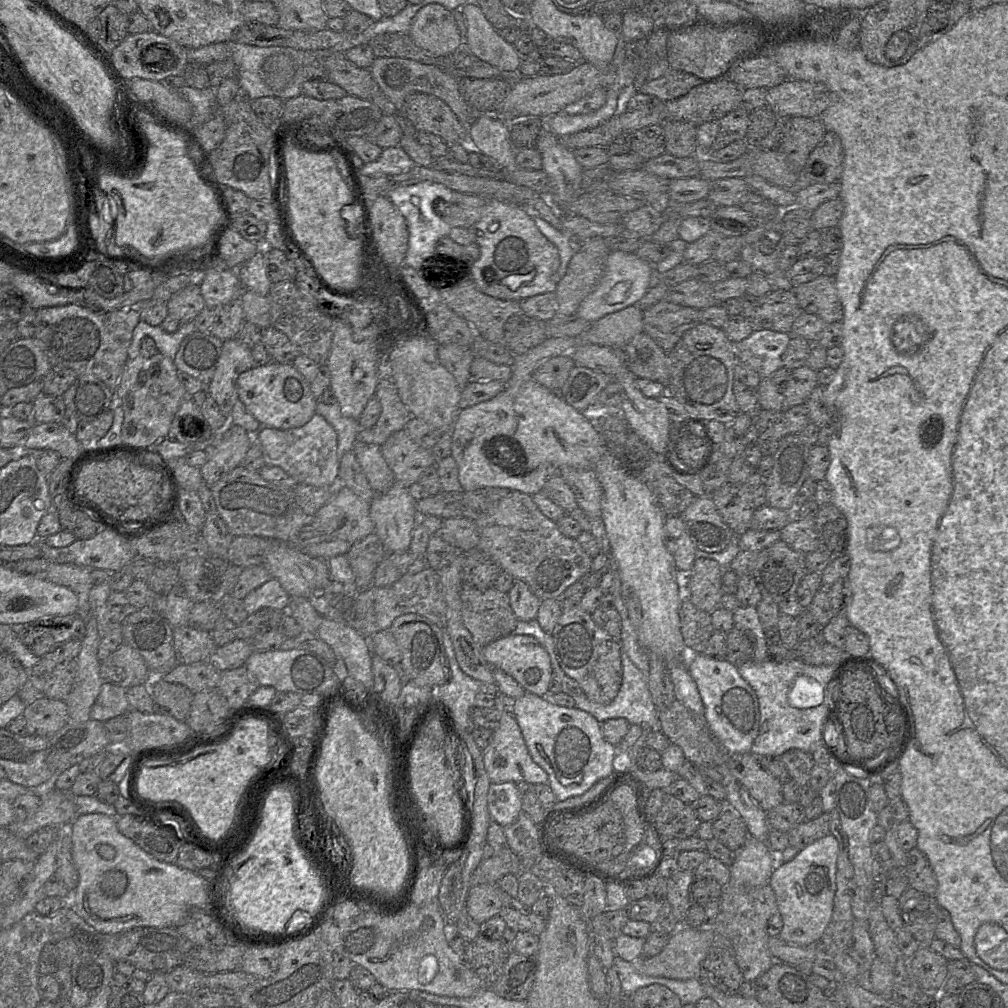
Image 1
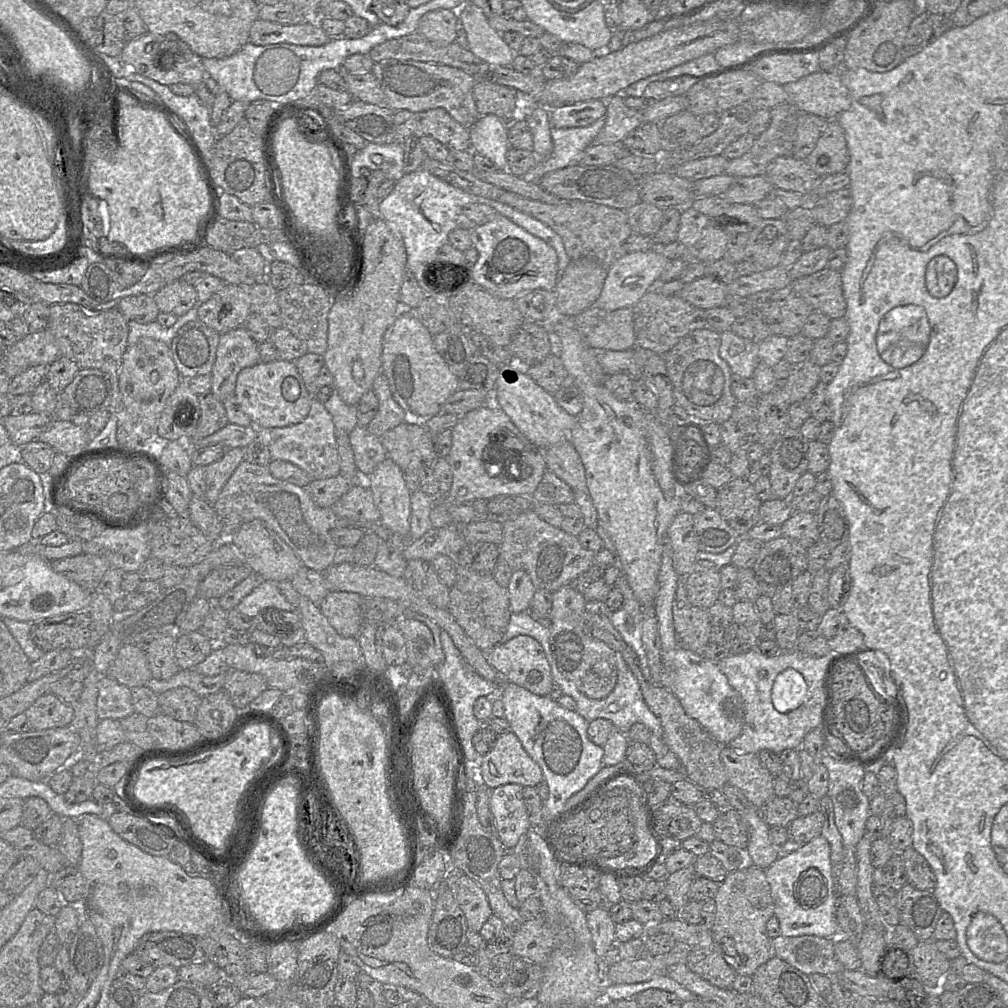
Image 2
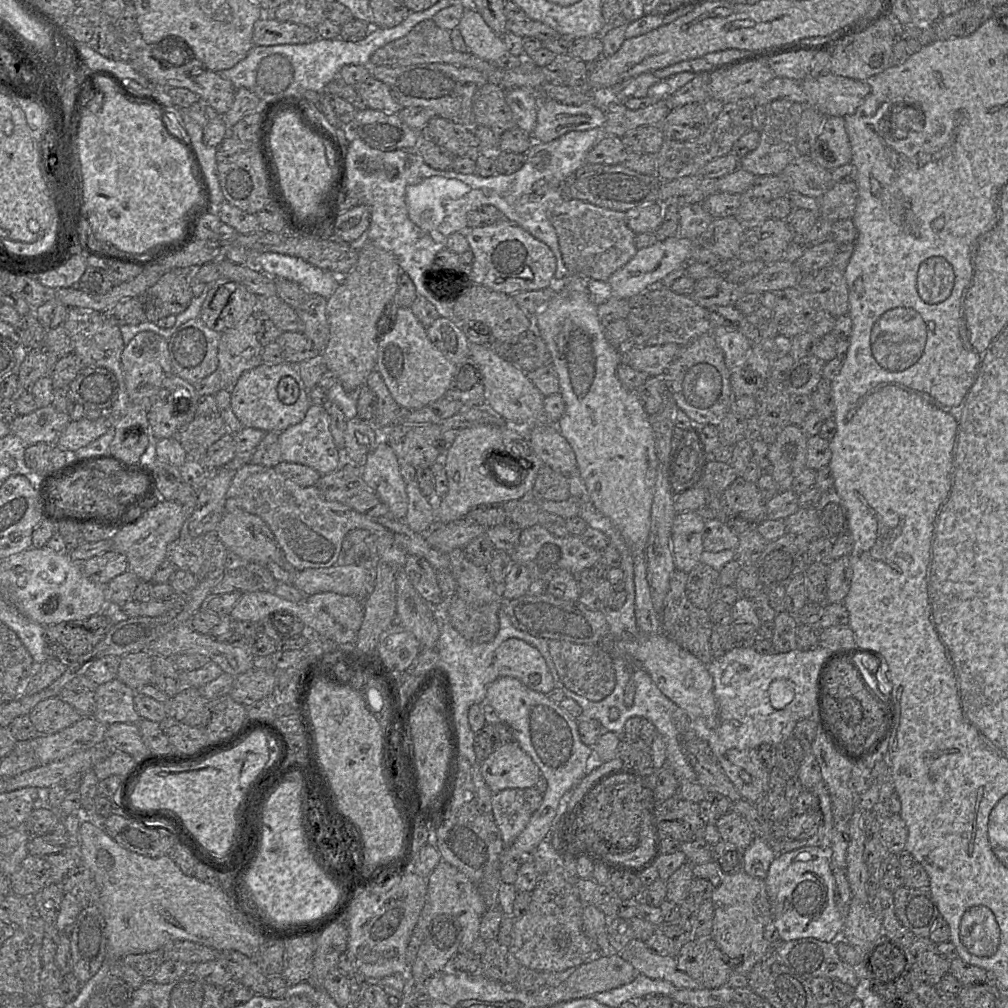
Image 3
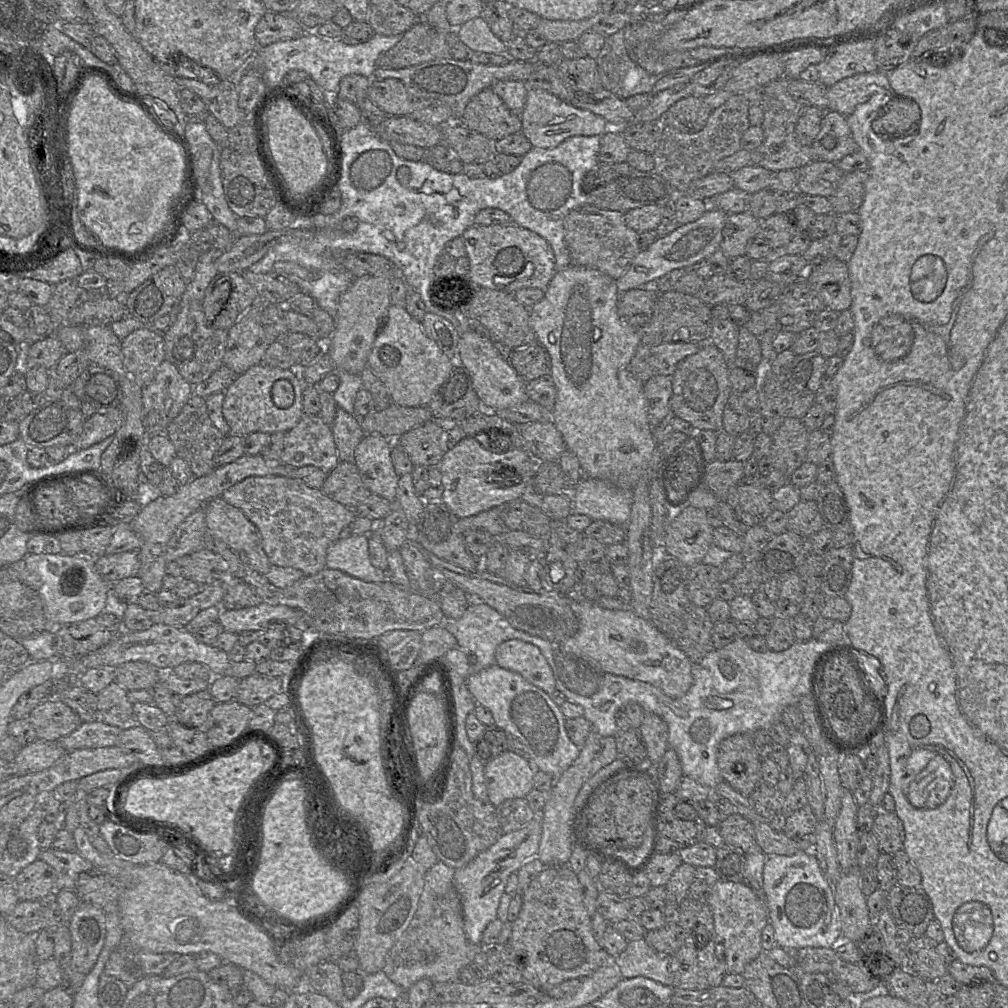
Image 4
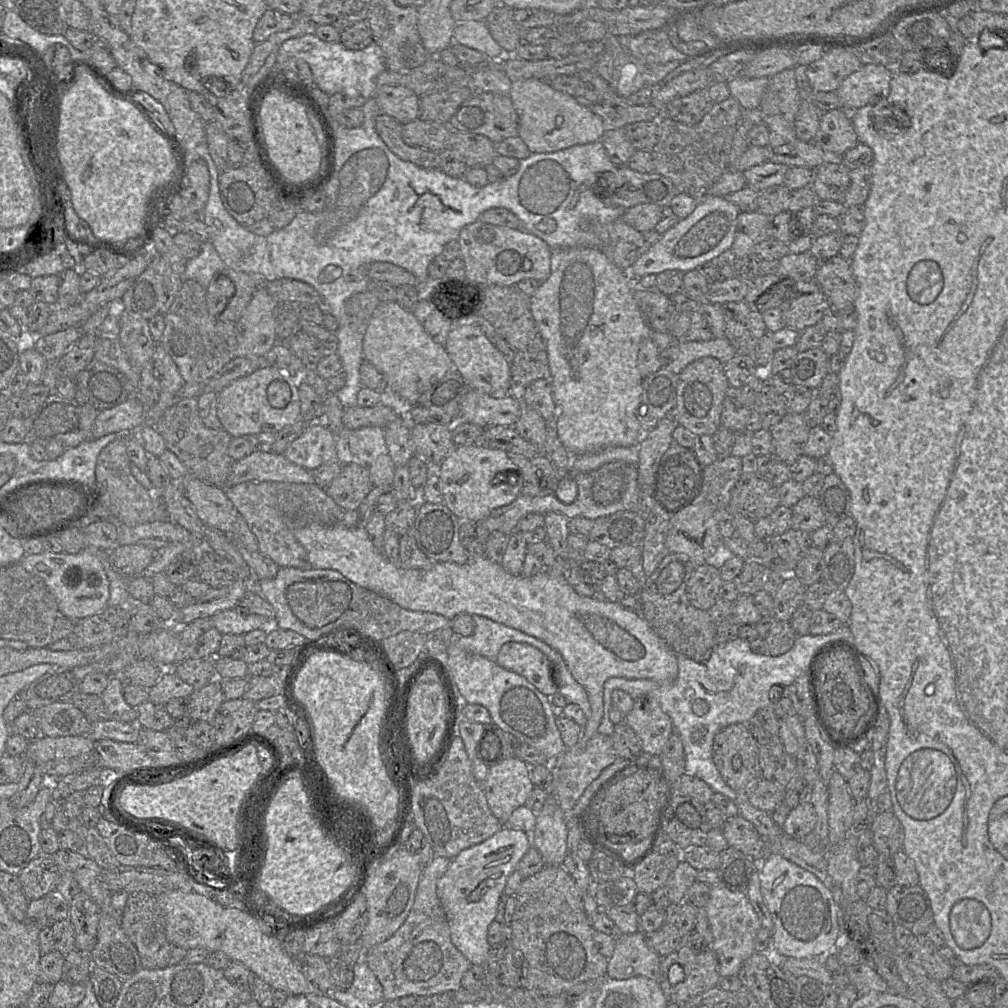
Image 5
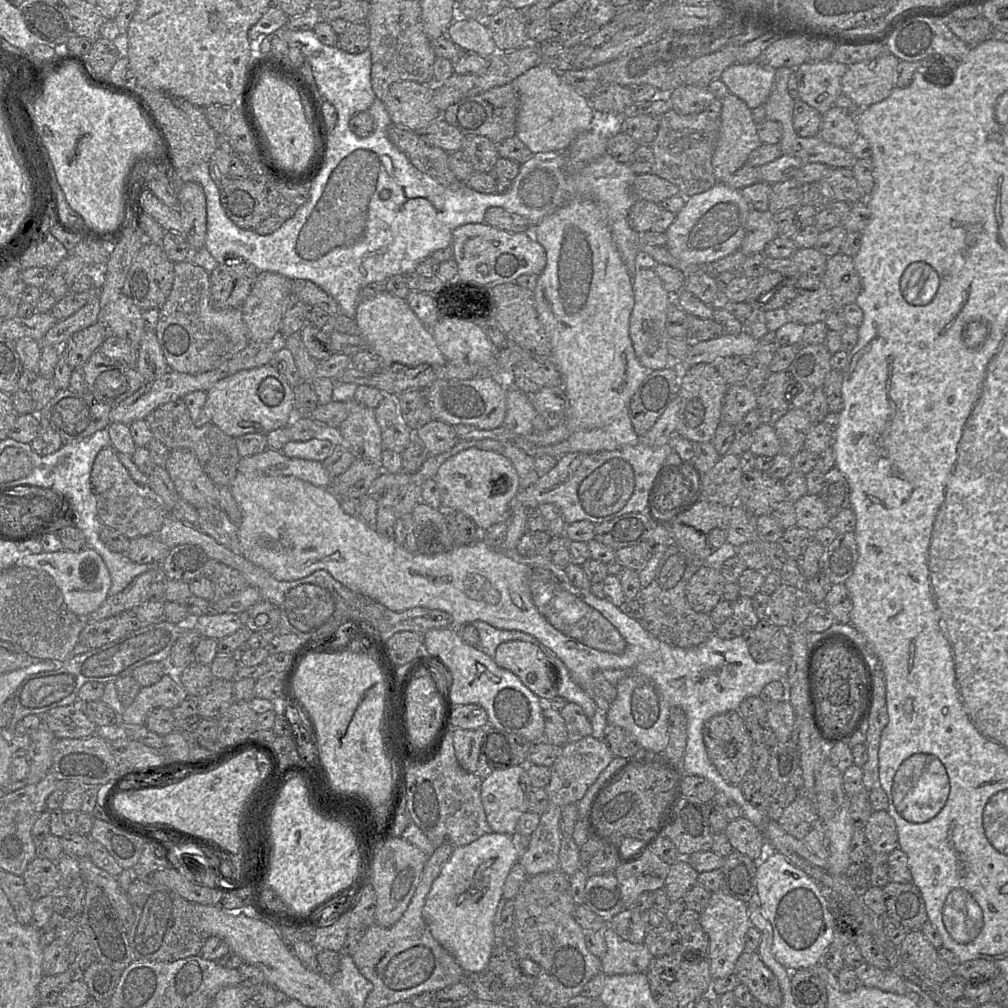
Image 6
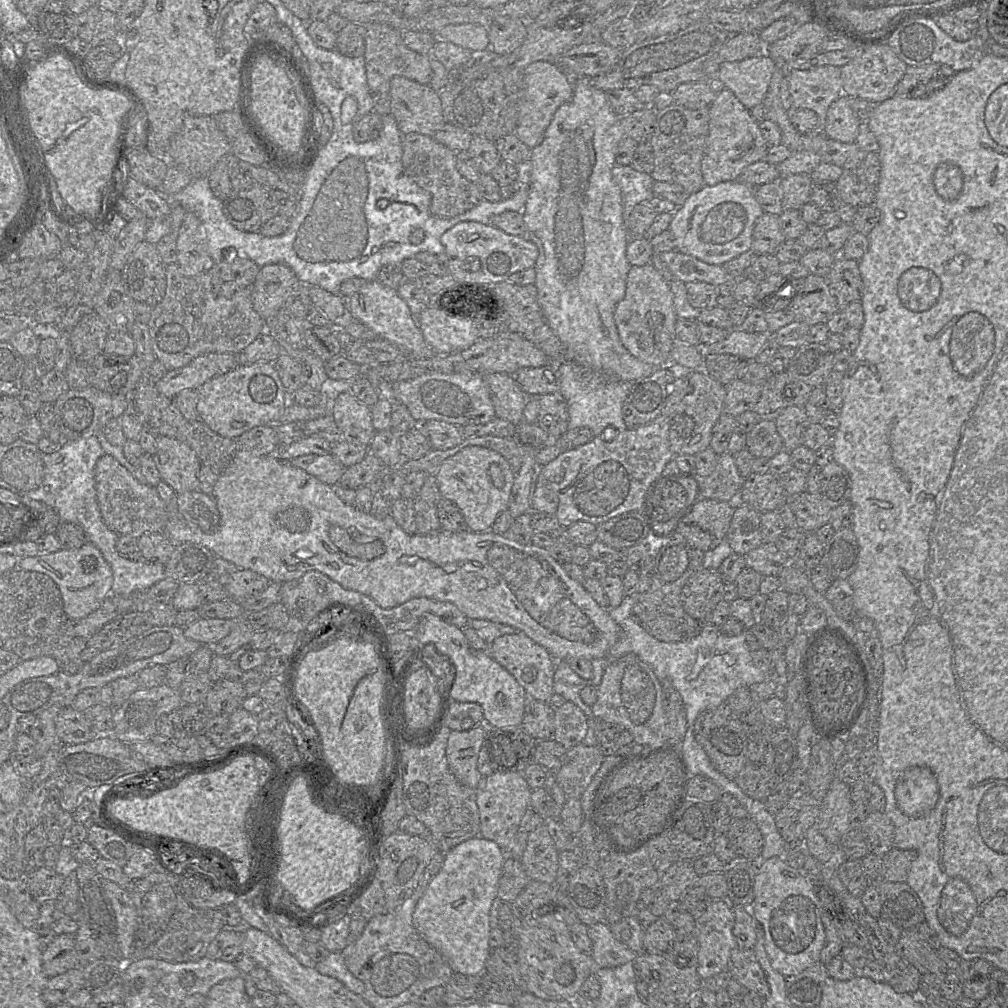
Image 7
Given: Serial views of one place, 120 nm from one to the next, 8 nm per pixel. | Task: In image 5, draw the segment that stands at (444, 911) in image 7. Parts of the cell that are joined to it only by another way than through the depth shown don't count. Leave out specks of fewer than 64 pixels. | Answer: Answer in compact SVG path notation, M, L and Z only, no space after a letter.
M502 826L485 841L459 852L437 882L437 896L444 909L453 945L472 965L484 965L490 949L488 927L494 921L504 887L532 846L530 833Z

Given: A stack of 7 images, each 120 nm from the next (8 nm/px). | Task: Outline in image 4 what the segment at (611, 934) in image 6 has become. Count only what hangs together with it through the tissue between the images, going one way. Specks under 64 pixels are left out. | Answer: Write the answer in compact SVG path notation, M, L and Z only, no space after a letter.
M644 940L629 941L618 956L612 957L624 979L643 976L666 986L674 986L670 957L654 951Z

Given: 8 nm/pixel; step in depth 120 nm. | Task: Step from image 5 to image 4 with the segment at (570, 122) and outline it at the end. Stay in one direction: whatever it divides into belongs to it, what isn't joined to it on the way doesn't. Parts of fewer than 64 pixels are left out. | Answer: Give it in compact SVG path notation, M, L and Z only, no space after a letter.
M528 89L520 120L521 133L529 140L532 147L545 149L557 147L573 136L602 136L611 128L602 116L574 107L542 89Z

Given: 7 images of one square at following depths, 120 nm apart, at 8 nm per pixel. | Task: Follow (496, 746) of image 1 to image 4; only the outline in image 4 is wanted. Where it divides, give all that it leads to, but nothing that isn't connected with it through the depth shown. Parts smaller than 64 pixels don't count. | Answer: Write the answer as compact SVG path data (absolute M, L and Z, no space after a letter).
M505 751L485 765L488 799L495 807L505 800L525 798L534 788L535 767L512 751Z

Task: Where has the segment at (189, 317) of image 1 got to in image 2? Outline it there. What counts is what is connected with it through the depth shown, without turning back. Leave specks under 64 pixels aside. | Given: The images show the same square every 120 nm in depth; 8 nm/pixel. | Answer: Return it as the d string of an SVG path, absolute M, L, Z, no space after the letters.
M178 279L153 294L161 313L180 317L199 304L197 292L193 285Z

